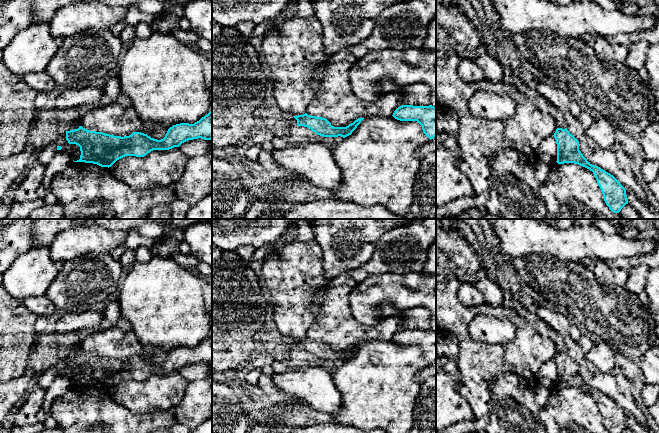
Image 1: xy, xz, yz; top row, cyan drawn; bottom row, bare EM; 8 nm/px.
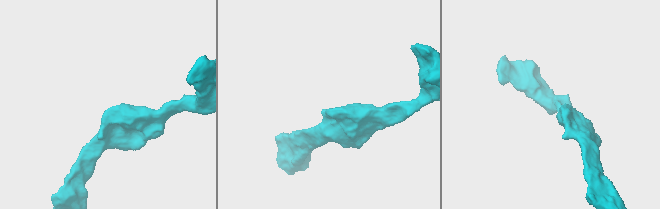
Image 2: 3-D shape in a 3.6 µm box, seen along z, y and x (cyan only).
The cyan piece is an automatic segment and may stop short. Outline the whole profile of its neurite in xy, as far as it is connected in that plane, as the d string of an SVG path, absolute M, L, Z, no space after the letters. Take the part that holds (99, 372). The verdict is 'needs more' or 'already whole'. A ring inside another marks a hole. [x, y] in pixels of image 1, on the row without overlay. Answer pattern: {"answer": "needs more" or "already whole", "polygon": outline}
{"answer": "already whole", "polygon": "M212 335L194 348L173 349L161 364L141 356L121 361L90 355L82 350L66 355L68 367L80 371L80 383L74 386L93 387L108 392L125 380L144 381L153 374L169 374L198 362L212 363Z"}

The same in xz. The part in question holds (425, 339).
{"answer": "already whole", "polygon": "M402 329L394 335L392 340L400 345L417 345L430 364L436 360L436 331L432 329Z"}

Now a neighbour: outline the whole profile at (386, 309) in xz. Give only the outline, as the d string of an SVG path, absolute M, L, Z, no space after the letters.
M384 301L378 306L378 314L381 320L396 316L399 314L399 310L395 308L395 306L390 301Z

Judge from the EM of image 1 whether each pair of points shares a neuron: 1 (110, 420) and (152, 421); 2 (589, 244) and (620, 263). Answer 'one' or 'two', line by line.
1: one
2: two

